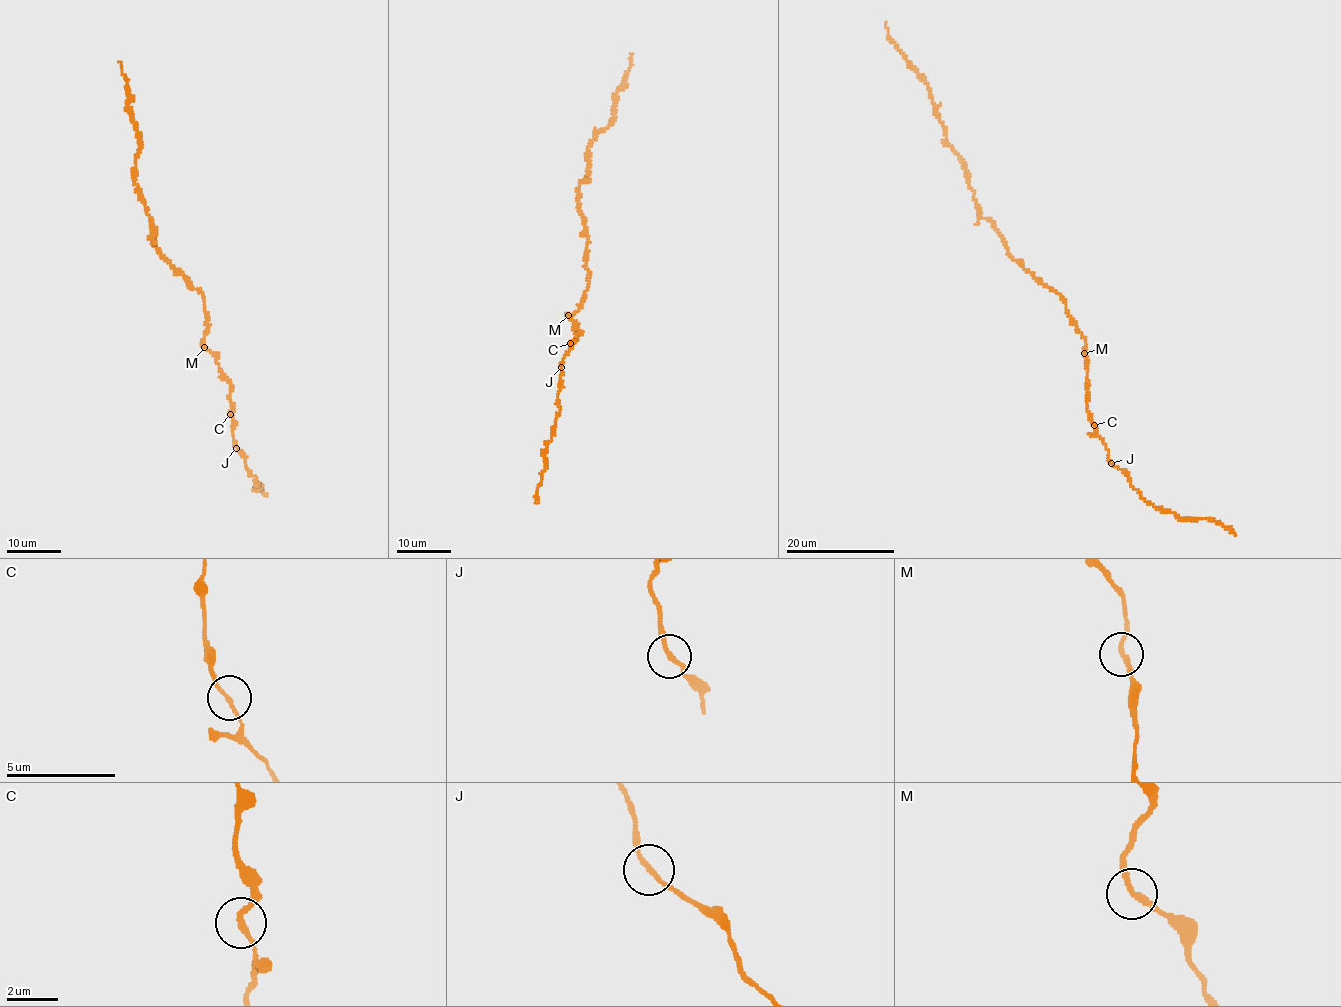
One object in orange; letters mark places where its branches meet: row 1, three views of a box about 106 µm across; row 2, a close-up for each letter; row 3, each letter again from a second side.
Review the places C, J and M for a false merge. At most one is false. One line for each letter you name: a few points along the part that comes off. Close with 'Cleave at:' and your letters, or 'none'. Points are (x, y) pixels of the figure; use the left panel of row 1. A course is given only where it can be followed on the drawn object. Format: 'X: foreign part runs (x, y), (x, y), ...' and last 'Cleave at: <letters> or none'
Cleave at: none

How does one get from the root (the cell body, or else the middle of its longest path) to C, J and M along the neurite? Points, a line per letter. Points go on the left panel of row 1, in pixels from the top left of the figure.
C: (201, 293), (208, 329), (203, 346), (215, 357), (220, 371), (230, 383), (230, 402), (233, 407), (230, 414)
J: (201, 293), (208, 329), (203, 346), (215, 357), (220, 371), (230, 383), (234, 424), (231, 431), (236, 448)
M: (201, 293), (208, 329), (204, 347)

